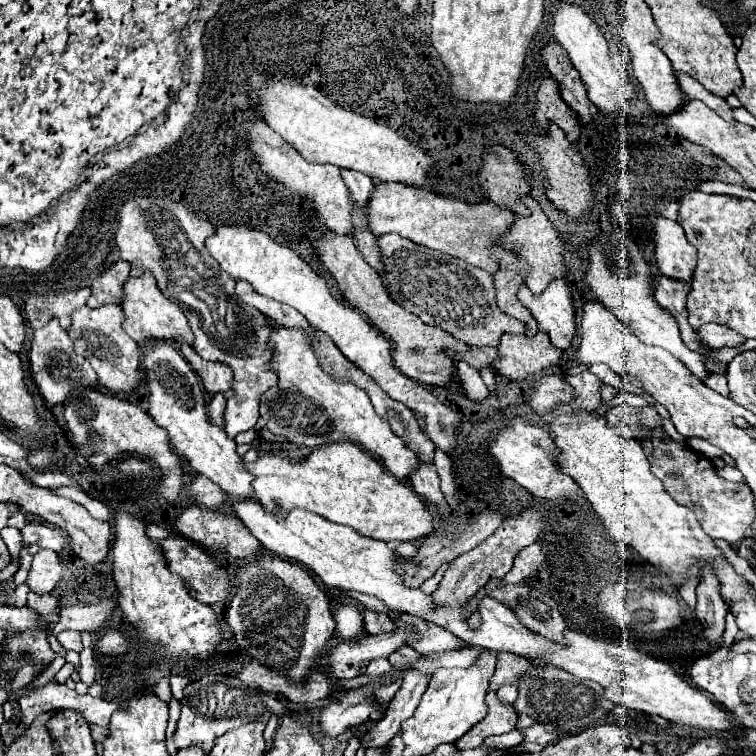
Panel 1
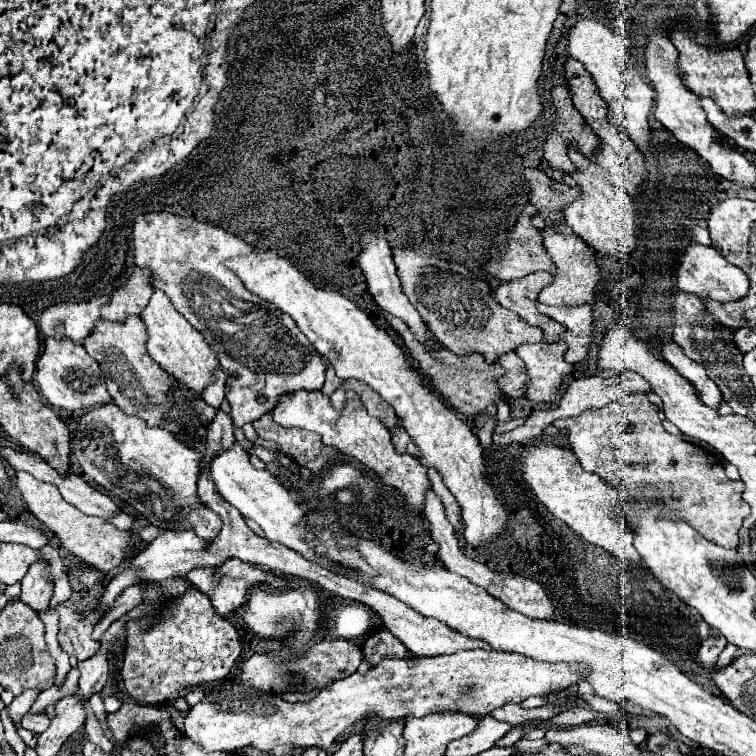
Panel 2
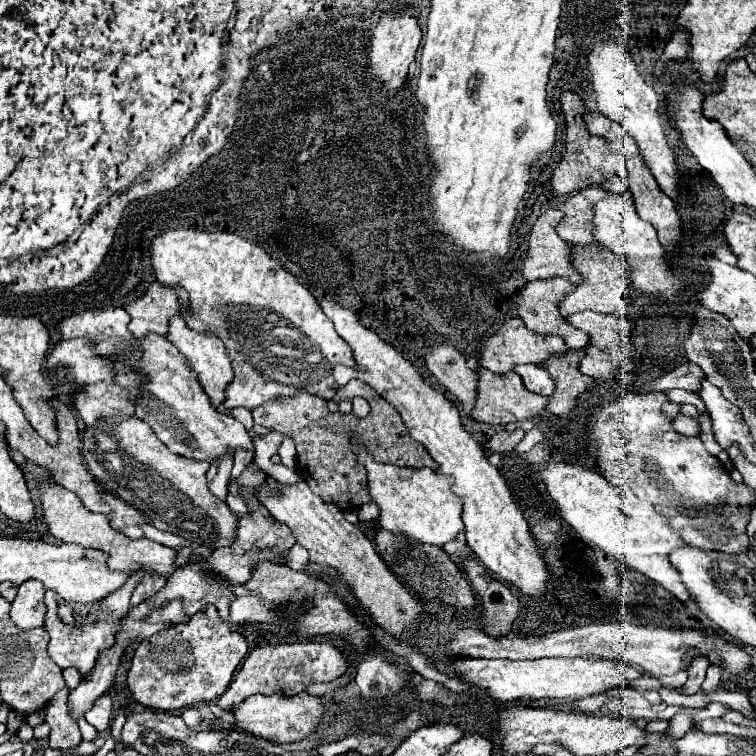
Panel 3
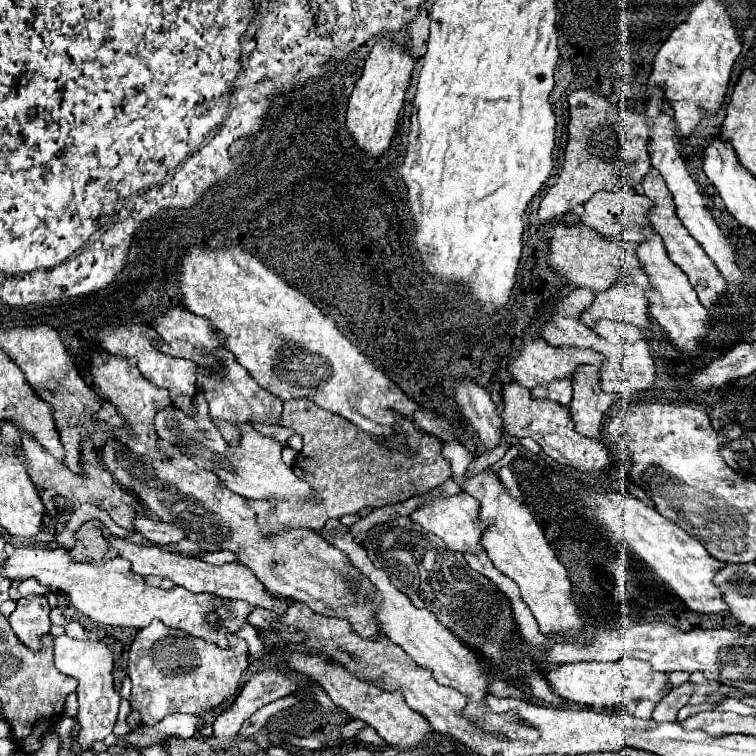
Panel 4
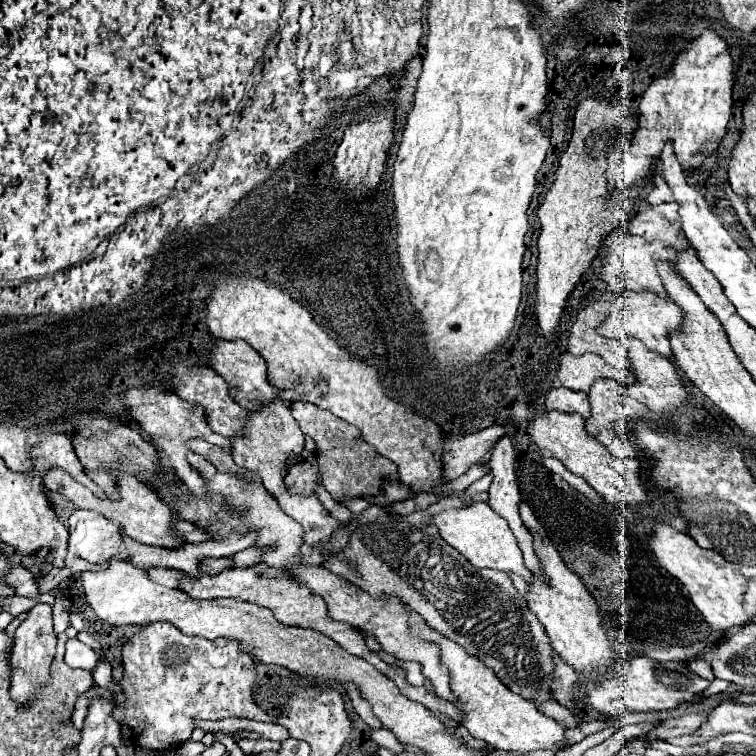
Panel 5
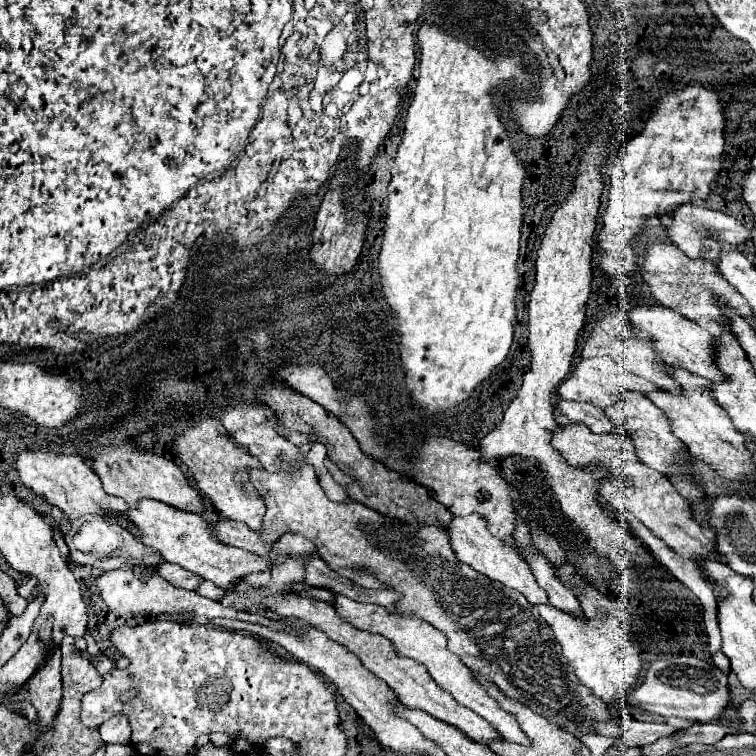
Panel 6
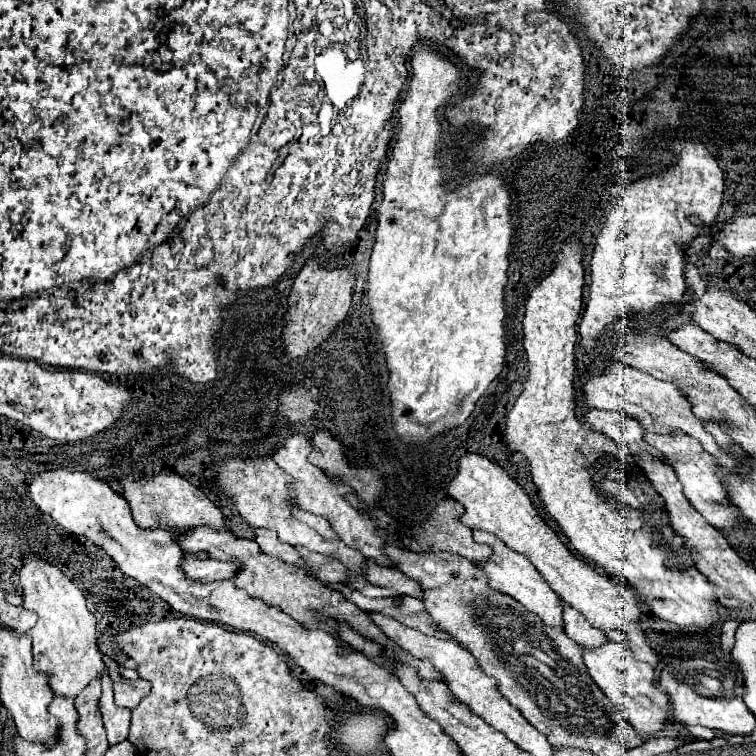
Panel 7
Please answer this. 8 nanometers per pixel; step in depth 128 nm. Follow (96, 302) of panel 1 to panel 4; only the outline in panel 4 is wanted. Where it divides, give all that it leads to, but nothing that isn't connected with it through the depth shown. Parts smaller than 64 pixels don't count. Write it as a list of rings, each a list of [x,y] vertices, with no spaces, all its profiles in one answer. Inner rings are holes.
[[[170,306],[164,314],[160,314],[158,318],[154,318],[150,322],[150,326],[156,330],[158,334],[158,340],[156,346],[168,354],[168,356],[178,356],[178,358],[188,358],[188,360],[194,360],[198,364],[204,364],[204,366],[212,366],[212,368],[220,368],[216,364],[216,360],[210,356],[212,350],[216,350],[218,346],[222,346],[222,342],[218,340],[216,332],[212,330],[210,322],[206,318],[200,318],[192,312],[188,312],[186,308],[182,306]]]

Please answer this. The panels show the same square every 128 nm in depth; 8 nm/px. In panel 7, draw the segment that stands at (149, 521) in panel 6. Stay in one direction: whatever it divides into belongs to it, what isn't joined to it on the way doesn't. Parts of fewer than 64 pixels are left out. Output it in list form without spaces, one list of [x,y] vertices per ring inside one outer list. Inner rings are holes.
[[[192,528],[192,532],[170,532],[172,534],[172,542],[178,544],[184,552],[184,556],[196,556],[196,554],[206,554],[206,558],[212,558],[212,560],[222,560],[222,562],[230,562],[236,566],[236,576],[232,576],[230,580],[240,588],[240,590],[246,590],[252,598],[260,598],[264,600],[266,604],[272,604],[272,606],[278,606],[280,610],[284,610],[286,614],[290,614],[292,618],[296,618],[298,622],[302,622],[304,626],[308,628],[322,628],[326,632],[332,632],[332,628],[324,626],[324,624],[318,624],[318,620],[314,618],[314,612],[320,612],[324,616],[332,616],[336,620],[344,620],[348,622],[358,634],[362,634],[364,638],[370,638],[374,642],[380,642],[384,644],[386,648],[386,654],[396,654],[400,656],[402,662],[406,664],[412,664],[418,668],[420,676],[426,678],[426,680],[442,680],[442,676],[432,668],[430,662],[424,662],[424,660],[416,660],[412,658],[408,652],[400,650],[392,640],[388,640],[378,626],[374,626],[368,618],[368,614],[364,610],[360,610],[356,604],[348,602],[338,590],[332,590],[320,582],[316,582],[314,578],[306,576],[302,570],[296,570],[288,564],[284,564],[280,558],[274,558],[274,556],[268,556],[266,552],[260,550],[260,546],[256,544],[256,540],[246,540],[246,538],[238,538],[234,532],[216,532],[216,528]]]

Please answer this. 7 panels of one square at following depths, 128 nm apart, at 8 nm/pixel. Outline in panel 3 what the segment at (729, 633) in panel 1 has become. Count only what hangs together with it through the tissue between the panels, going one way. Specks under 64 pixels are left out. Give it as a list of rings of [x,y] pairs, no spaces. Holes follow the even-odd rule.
[[[712,664],[710,668],[708,668],[708,674],[706,674],[706,680],[704,680],[704,684],[702,686],[712,686],[712,690],[716,690],[718,688],[718,684],[720,684],[720,678],[722,678],[722,670],[720,668],[716,668],[718,664]]]

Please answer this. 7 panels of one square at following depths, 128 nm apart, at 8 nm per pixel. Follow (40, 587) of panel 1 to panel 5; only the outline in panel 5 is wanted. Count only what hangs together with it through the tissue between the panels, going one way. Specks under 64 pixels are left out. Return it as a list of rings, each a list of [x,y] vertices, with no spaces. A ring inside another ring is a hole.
[[[38,602],[28,610],[26,620],[18,626],[14,634],[14,650],[12,650],[12,700],[24,704],[32,698],[36,684],[48,682],[48,668],[56,654],[56,634],[52,630],[52,608],[48,604]]]

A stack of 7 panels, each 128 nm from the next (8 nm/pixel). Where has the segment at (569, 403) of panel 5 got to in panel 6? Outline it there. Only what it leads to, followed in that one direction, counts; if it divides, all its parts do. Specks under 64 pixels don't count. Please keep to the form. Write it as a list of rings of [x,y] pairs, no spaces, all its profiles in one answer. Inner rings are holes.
[[[560,394],[556,398],[556,410],[564,414],[570,422],[584,422],[592,432],[616,432],[616,424],[612,424],[602,408],[596,408],[594,404],[586,402],[574,402],[574,400],[564,400]]]

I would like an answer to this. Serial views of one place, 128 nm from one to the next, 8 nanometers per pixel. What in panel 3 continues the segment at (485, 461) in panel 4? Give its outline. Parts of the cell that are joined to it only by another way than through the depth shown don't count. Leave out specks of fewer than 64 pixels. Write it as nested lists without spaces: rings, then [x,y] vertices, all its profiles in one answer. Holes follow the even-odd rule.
[[[516,428],[514,432],[506,432],[506,430],[502,430],[502,432],[496,432],[490,440],[488,440],[488,454],[492,454],[492,452],[510,452],[510,450],[514,450],[516,446],[518,446],[518,442],[524,438],[524,430],[522,428]]]

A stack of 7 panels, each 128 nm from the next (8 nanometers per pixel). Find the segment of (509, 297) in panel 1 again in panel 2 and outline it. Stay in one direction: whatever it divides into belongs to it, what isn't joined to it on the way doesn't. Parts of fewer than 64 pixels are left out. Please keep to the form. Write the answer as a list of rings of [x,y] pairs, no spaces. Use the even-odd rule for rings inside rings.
[[[532,272],[520,280],[502,282],[494,290],[494,296],[500,306],[516,312],[524,322],[542,328],[546,342],[558,342],[564,328],[558,322],[554,322],[552,318],[540,314],[534,306],[540,288],[544,288],[550,282],[552,282],[550,272]]]

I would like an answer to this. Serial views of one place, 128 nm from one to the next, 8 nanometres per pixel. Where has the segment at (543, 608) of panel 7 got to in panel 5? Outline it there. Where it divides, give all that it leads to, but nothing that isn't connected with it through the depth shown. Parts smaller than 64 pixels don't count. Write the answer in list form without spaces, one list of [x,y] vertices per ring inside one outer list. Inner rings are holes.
[[[474,502],[466,508],[444,510],[440,514],[434,514],[432,520],[440,530],[440,536],[452,548],[456,548],[462,556],[466,556],[472,562],[472,566],[494,568],[494,570],[502,570],[502,572],[516,572],[524,580],[530,580],[530,572],[524,566],[522,552],[516,544],[512,530],[508,528],[508,522],[502,516],[496,516],[496,512],[492,512],[492,508],[486,502]]]

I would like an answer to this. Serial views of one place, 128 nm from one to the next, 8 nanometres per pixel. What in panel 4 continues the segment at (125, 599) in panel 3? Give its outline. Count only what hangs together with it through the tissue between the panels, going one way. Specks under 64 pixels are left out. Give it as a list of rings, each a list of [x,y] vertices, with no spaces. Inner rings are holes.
[[[66,634],[62,636],[52,636],[54,638],[54,664],[60,672],[72,676],[78,680],[78,702],[80,702],[80,712],[78,712],[78,740],[84,748],[90,748],[92,742],[104,740],[118,716],[118,706],[120,706],[120,694],[114,690],[112,684],[112,666],[114,666],[114,656],[110,648],[104,642],[82,642],[76,638],[68,638]]]

